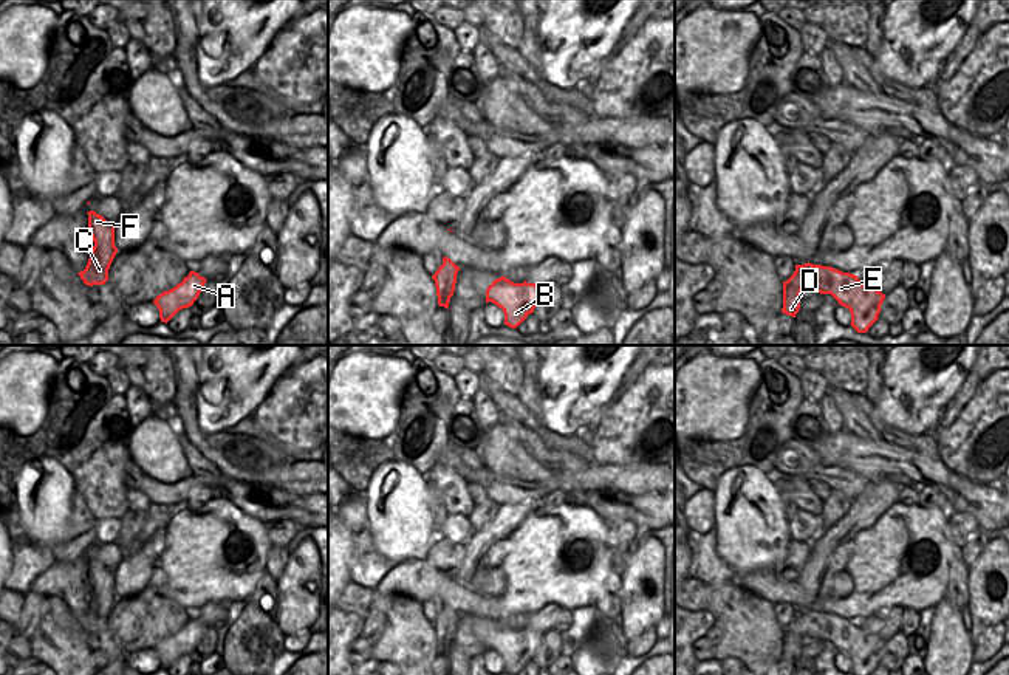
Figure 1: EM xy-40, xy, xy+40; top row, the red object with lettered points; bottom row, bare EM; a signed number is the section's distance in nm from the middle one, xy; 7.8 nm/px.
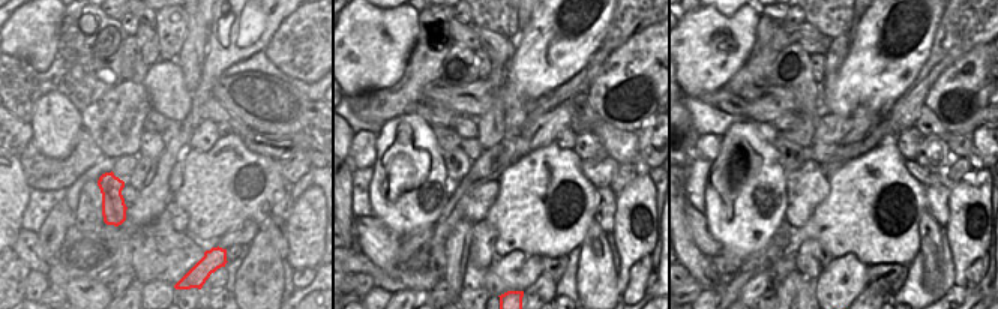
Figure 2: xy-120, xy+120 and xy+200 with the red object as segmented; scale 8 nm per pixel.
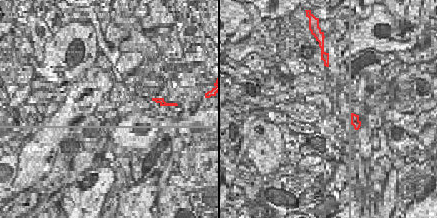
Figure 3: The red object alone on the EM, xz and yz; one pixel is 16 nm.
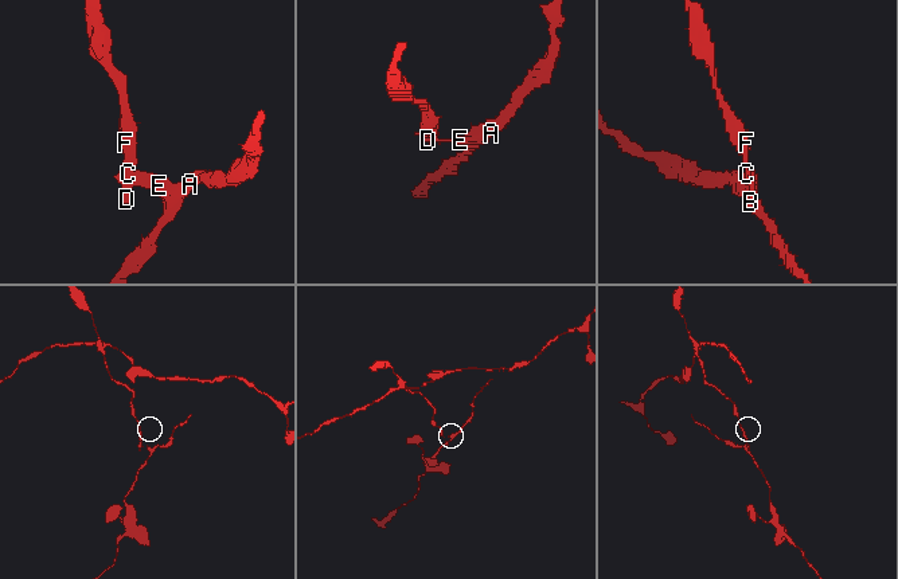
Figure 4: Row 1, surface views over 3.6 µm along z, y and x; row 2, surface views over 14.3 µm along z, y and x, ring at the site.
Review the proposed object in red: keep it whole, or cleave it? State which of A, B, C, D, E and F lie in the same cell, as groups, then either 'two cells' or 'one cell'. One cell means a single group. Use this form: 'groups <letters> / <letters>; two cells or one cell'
groups A B E / C D F; two cells

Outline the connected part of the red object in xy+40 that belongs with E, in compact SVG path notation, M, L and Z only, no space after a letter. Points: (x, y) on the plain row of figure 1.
M808 608L797 616L797 627L802 636L831 641L848 655L853 675L870 675L879 666L885 641L864 632L854 621Z

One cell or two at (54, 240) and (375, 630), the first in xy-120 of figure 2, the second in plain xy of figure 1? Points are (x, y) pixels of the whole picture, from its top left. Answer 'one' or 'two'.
one

